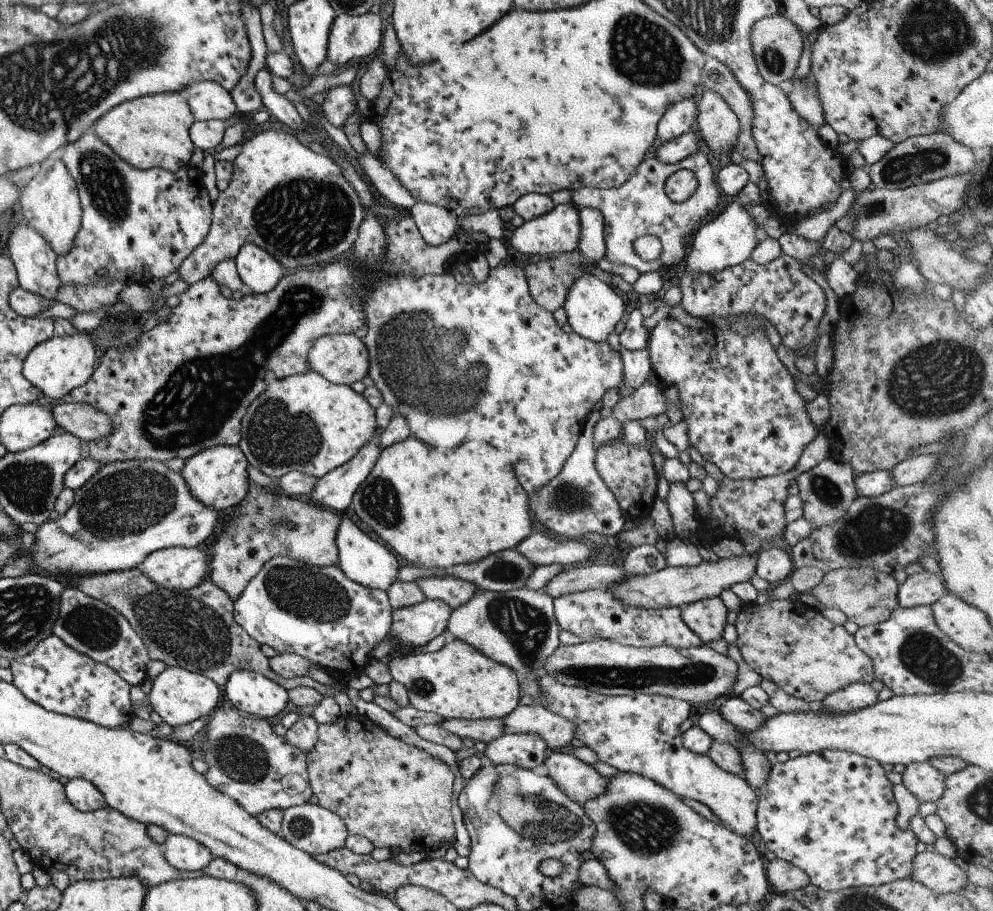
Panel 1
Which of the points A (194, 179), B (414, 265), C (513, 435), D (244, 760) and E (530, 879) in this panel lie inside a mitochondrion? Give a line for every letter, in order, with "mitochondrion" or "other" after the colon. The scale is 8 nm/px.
A: other
B: other
C: other
D: mitochondrion
E: other

